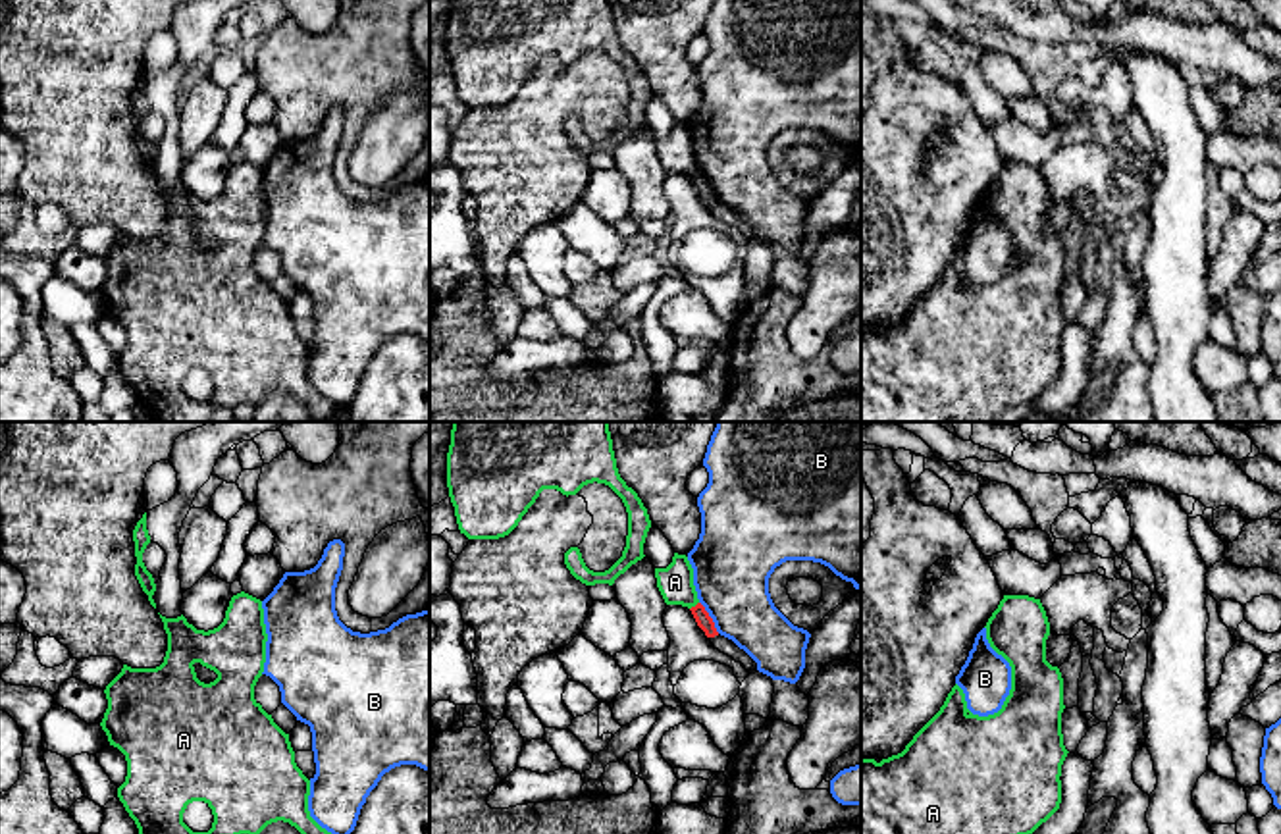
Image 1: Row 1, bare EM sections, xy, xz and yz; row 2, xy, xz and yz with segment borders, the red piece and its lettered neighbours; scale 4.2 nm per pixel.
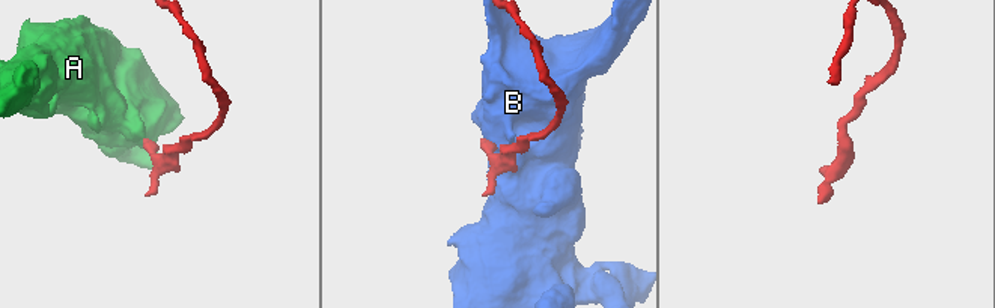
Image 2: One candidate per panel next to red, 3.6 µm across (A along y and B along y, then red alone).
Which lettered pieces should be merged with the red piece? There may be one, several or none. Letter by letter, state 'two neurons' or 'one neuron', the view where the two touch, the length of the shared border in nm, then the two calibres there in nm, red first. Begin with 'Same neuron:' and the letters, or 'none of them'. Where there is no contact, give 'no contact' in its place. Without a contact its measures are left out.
Same neuron: none of them
A: two neurons | xz | 50 nm | 70/150 nm
B: two neurons | xz | 160 nm | 70/320 nm

